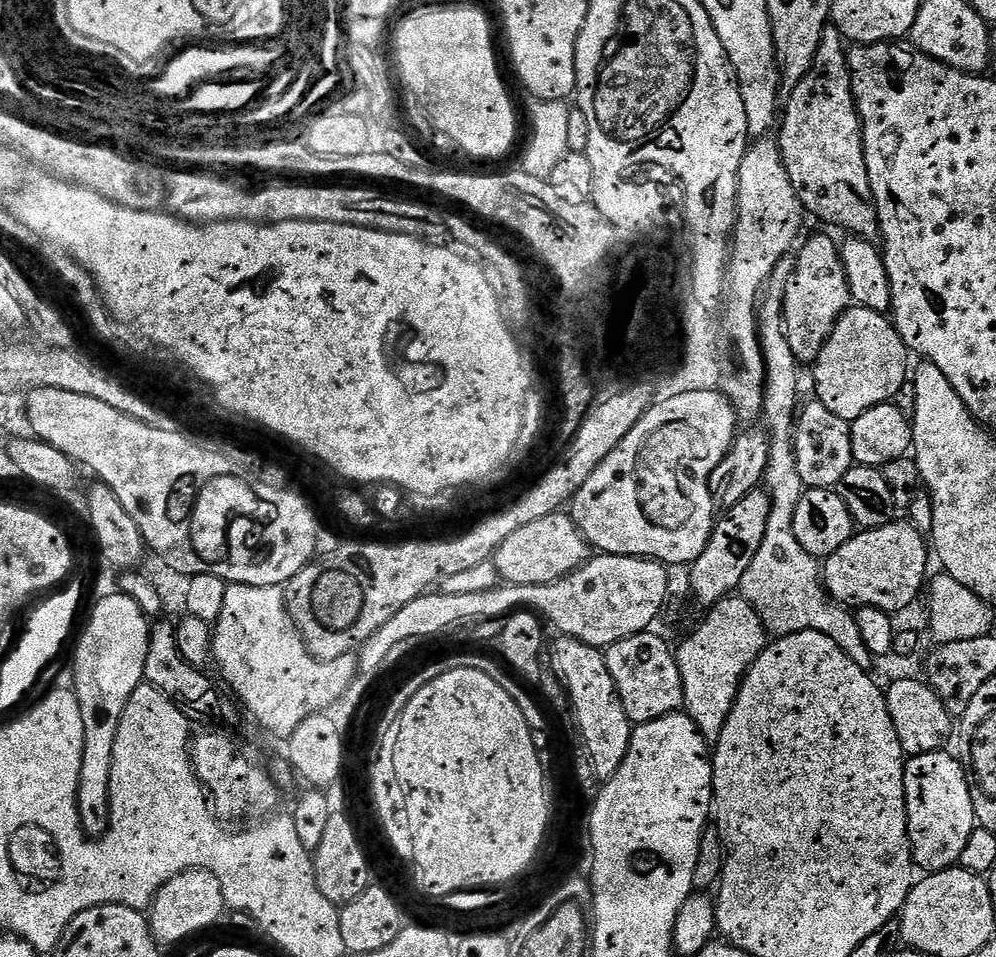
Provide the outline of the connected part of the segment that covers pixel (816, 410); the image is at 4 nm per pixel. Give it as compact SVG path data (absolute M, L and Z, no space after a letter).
M819 402L805 403L799 409L796 418L796 435L792 441L798 462L798 474L802 477L805 489L835 489L842 478L854 467L850 434L852 426L849 421L838 418L834 410L826 410Z

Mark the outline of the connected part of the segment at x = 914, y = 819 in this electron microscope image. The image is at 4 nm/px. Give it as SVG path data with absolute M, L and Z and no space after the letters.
M948 750L913 756L904 765L904 797L908 811L908 837L912 843L912 863L921 873L931 874L955 868L962 858L962 849L970 834L978 827L974 802L970 798L970 786L965 765L956 760Z

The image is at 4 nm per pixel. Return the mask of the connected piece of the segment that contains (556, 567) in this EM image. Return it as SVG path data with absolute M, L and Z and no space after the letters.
M561 510L542 518L531 526L522 526L515 534L510 534L506 542L496 551L494 563L500 571L501 581L510 584L553 584L563 576L571 576L584 567L590 559L588 539L580 533L567 511Z

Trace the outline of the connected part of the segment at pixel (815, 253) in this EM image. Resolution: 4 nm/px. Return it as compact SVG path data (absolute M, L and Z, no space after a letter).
M824 234L812 237L803 246L800 254L797 253L793 277L789 280L785 290L784 326L787 341L790 342L790 348L794 352L796 360L802 364L815 363L824 349L829 334L836 328L840 316L848 310L850 305L848 275L841 262L839 243Z

